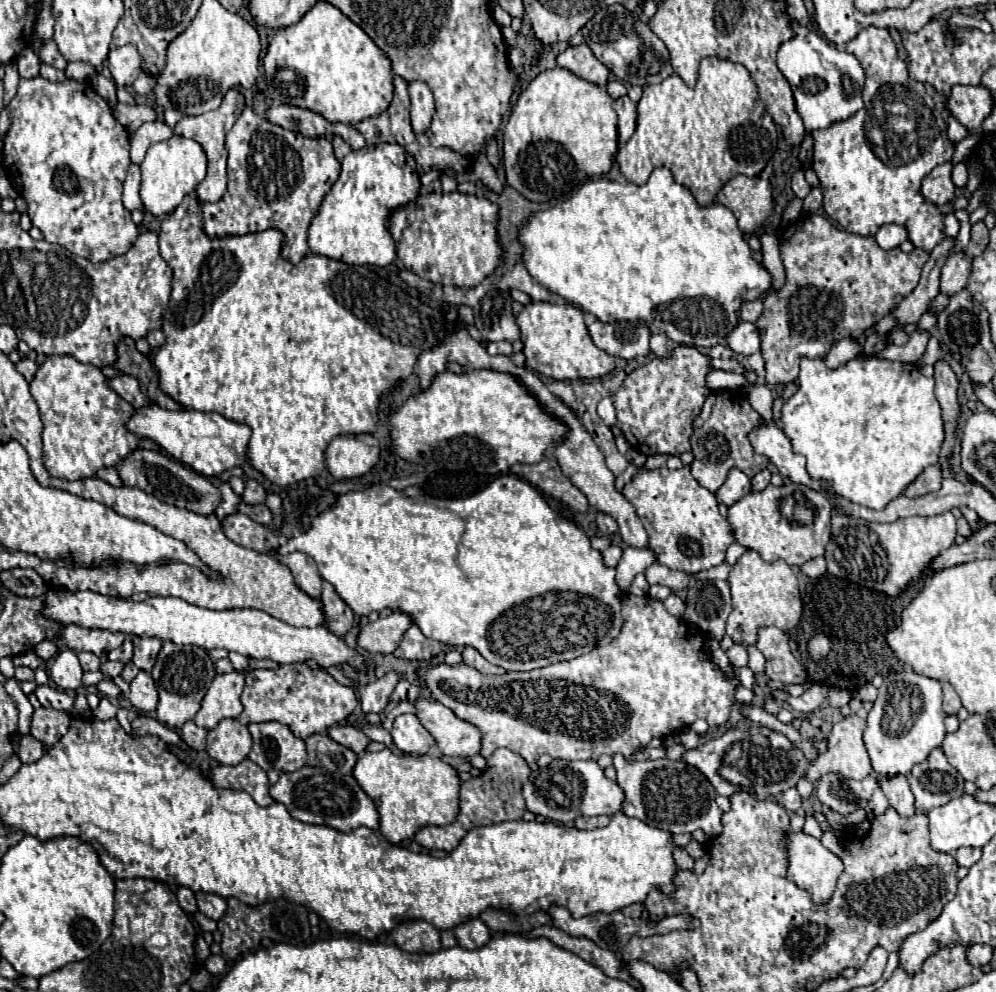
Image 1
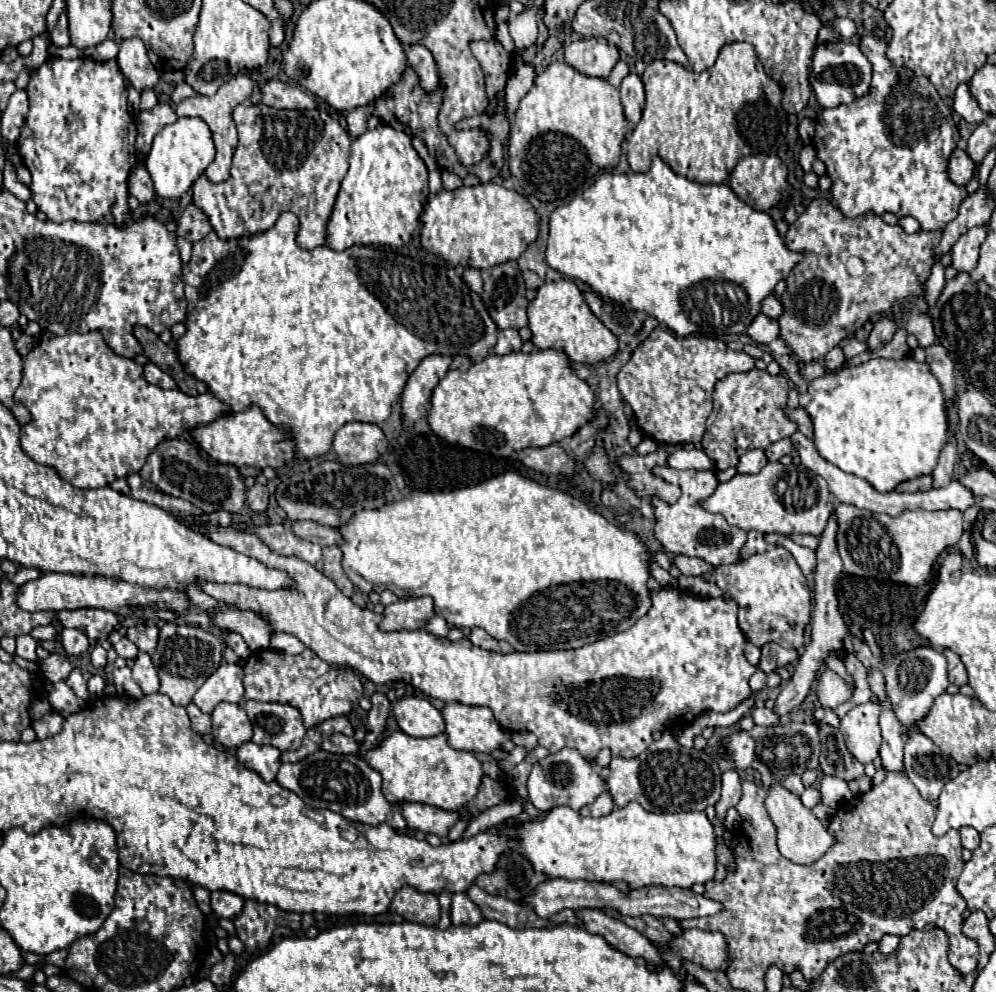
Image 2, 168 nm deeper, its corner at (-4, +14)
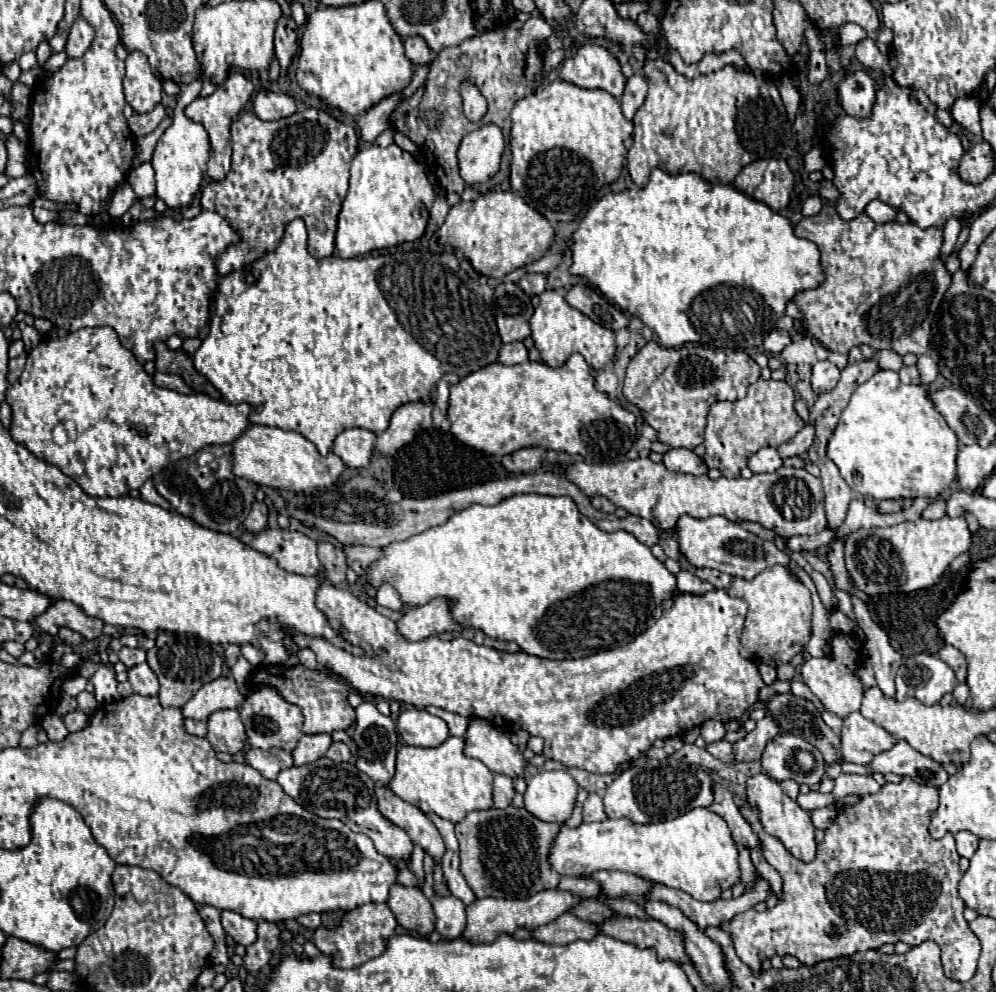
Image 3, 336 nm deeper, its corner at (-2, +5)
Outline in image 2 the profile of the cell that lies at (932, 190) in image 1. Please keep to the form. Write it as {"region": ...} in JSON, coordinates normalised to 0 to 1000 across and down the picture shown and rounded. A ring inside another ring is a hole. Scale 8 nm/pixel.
{"region":[[[959,150],[953,160],[953,170],[951,170],[953,180],[961,186],[971,186],[973,180],[977,178],[977,172],[979,172],[979,164],[969,154],[969,150]]]}

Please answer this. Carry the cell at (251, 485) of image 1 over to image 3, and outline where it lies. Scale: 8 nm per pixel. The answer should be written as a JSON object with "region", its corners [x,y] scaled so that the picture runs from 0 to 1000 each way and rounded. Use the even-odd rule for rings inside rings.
{"region":[[[260,504],[254,506],[252,516],[250,516],[250,520],[246,522],[244,530],[246,530],[248,536],[254,536],[254,538],[262,536],[262,534],[268,530],[268,510],[266,510],[266,506],[260,506]]]}

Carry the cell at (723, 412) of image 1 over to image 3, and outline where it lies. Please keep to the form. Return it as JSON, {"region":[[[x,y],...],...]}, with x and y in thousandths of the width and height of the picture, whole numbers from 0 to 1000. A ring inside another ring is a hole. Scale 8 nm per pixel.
{"region":[[[760,383],[752,389],[750,399],[738,405],[718,405],[710,417],[708,433],[708,468],[722,472],[728,482],[740,482],[744,472],[750,470],[754,458],[768,450],[780,452],[794,444],[808,425],[798,417],[798,397],[790,385]]]}

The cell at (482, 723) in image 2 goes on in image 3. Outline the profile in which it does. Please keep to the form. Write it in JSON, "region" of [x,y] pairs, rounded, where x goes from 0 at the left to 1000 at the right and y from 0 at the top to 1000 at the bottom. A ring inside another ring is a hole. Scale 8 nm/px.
{"region":[[[473,724],[467,738],[465,760],[483,766],[493,778],[521,784],[527,774],[525,760],[511,746],[511,742],[493,728]]]}

